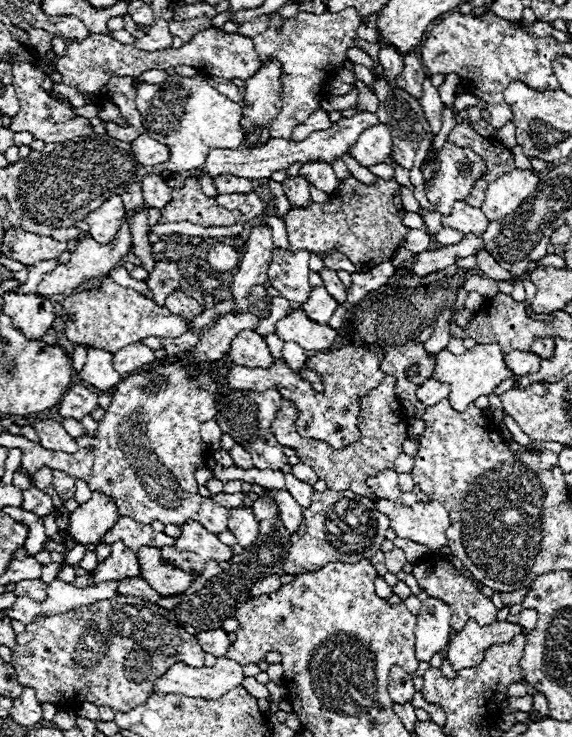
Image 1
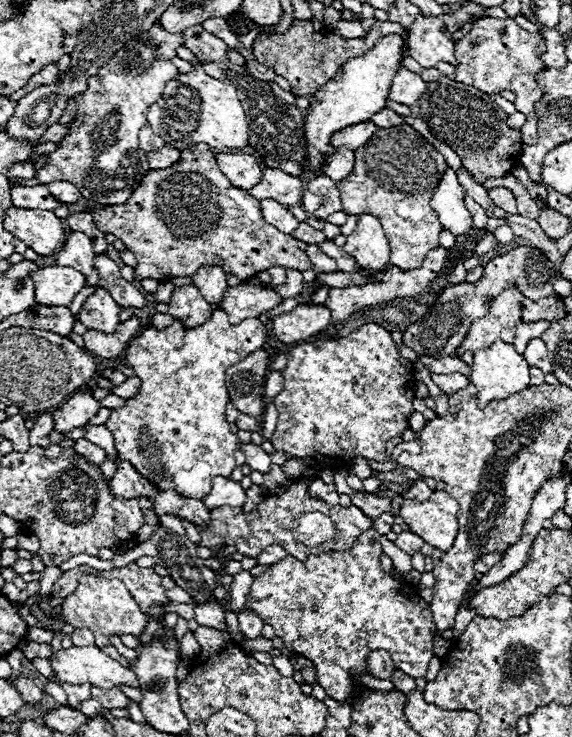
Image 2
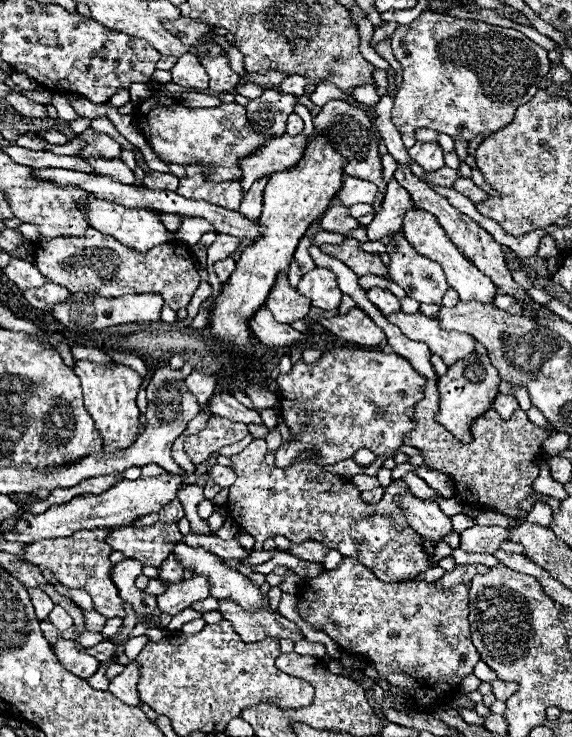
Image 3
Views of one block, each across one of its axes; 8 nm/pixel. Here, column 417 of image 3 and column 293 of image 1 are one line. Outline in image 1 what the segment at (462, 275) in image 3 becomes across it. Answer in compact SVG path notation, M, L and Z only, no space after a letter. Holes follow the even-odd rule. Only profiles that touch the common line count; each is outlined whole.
M348 176L344 182L338 184L336 192L328 196L328 202L324 202L324 204L308 202L306 208L294 208L294 210L290 210L290 214L286 214L284 224L286 224L286 232L288 232L288 240L290 240L290 250L294 250L294 252L310 250L314 254L322 254L328 250L340 250L354 262L356 272L370 272L378 264L392 260L396 250L402 248L404 238L410 232L410 228L406 228L402 224L404 214L406 214L406 210L402 206L402 198L400 198L400 184L394 178L388 182L382 178L376 178L376 182L372 186L366 186L360 180L356 180L354 176Z

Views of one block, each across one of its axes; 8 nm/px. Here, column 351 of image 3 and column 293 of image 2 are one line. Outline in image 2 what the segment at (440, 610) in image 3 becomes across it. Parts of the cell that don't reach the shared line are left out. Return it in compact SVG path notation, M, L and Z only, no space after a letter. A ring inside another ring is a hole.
M368 528L356 538L352 550L308 556L306 562L292 556L282 558L282 562L276 562L270 570L254 578L254 586L246 600L246 608L252 608L264 624L270 624L290 652L314 662L316 682L334 700L346 700L348 694L354 692L356 684L352 682L352 676L368 672L366 658L372 650L386 650L392 662L412 678L424 678L428 662L434 656L432 640L436 628L428 602L424 602L408 584L396 582L386 574L380 566L380 556L380 534L374 528Z

